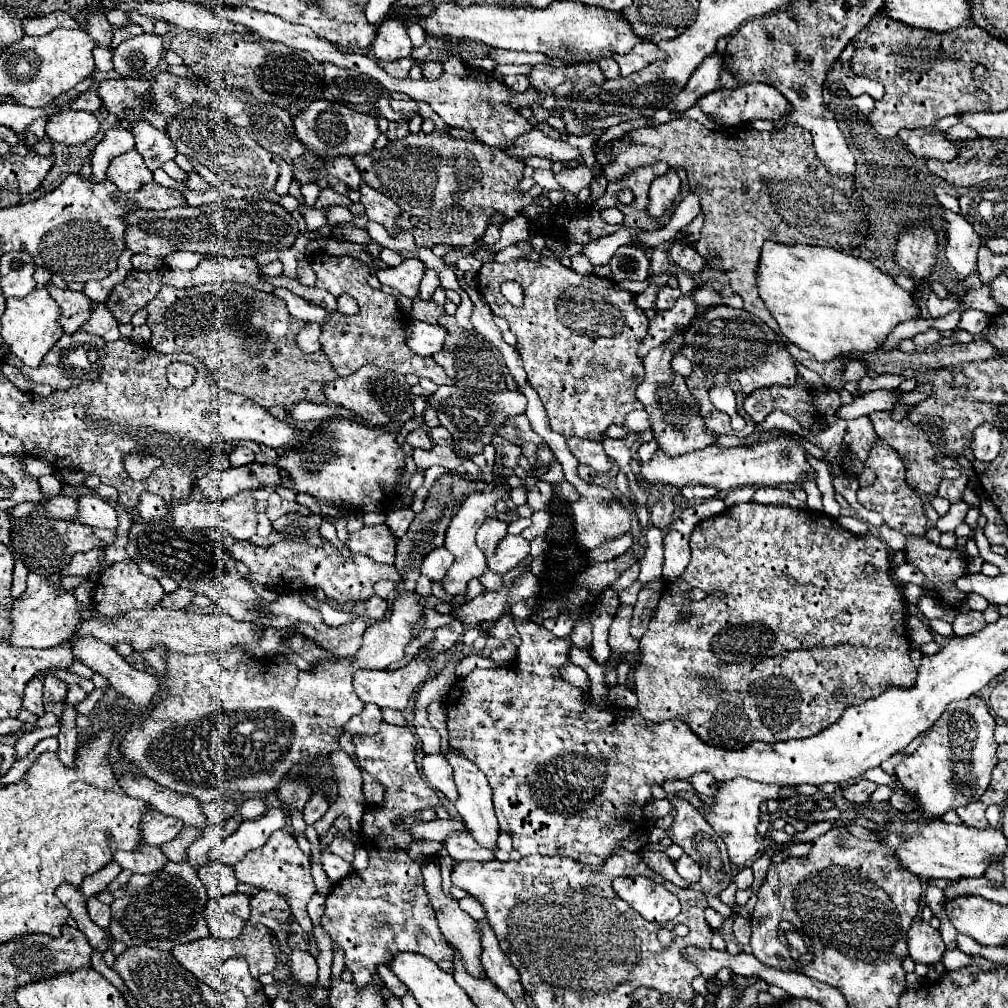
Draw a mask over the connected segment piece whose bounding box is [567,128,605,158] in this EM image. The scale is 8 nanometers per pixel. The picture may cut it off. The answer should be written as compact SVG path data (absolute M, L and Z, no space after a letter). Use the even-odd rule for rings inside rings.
M595 130L593 134L585 134L585 136L575 136L575 134L567 134L567 142L575 148L579 148L579 152L583 154L583 158L591 158L593 154L593 142L597 142L597 138L603 134L605 130Z

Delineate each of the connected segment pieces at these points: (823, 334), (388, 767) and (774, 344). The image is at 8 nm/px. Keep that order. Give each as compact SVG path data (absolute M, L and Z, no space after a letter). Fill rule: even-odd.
M767 240L759 260L759 294L787 340L813 354L819 362L841 360L845 364L855 360L853 352L875 352L885 344L897 324L921 316L913 294L897 286L889 274L883 274L863 258L819 246L779 246Z
M381 722L379 734L355 734L353 746L357 764L385 786L385 796L381 806L367 806L359 830L359 844L369 852L369 866L361 872L351 872L331 888L321 924L329 932L331 940L345 950L345 964L353 972L353 982L359 988L375 984L387 998L391 998L377 976L377 964L387 964L399 952L417 952L431 958L433 962L453 960L453 948L439 934L435 908L431 906L431 900L423 886L421 870L429 856L411 860L407 854L391 850L391 846L411 846L415 838L411 836L409 828L421 822L417 818L419 812L423 812L425 808L441 806L441 800L417 770L417 764L413 760L417 752L417 740L413 732L409 732L409 728ZM399 818L405 826L395 828L393 822Z
M715 306L699 314L689 330L683 334L685 346L679 350L679 354L687 356L693 362L693 374L685 378L685 384L693 398L699 402L699 414L705 422L705 426L715 434L735 434L737 436L750 435L755 431L755 422L749 422L745 418L743 400L747 394L759 388L767 386L795 386L797 382L797 364L795 358L787 352L785 342L777 332L773 332L765 322L755 318L755 314L749 314L747 310L737 310L731 306ZM713 386L729 386L737 396L737 414L745 418L747 428L743 432L737 432L731 428L731 418L723 412L719 412L709 402L709 390Z

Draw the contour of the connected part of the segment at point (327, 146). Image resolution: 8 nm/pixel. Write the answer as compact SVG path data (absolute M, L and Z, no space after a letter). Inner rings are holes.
M315 100L305 110L301 110L297 116L293 116L295 132L299 142L305 146L305 154L311 154L317 160L331 162L337 156L357 156L357 154L369 154L375 140L379 138L377 120L371 114L353 112L347 106L341 106L337 102L329 100Z

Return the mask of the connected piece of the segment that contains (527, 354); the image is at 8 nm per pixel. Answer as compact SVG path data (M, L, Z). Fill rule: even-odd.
M513 258L505 264L489 262L483 264L477 274L477 290L487 300L489 308L495 316L501 316L509 322L511 332L517 336L517 352L521 354L527 380L537 390L551 428L563 436L579 436L587 440L601 442L611 424L623 424L625 416L631 410L643 408L637 400L635 390L643 382L645 370L643 362L637 356L637 348L647 336L649 320L641 308L635 304L635 296L627 290L621 290L619 284L595 276L595 274L577 274L571 268L559 264L559 260L539 258L539 260L523 260ZM505 280L515 280L525 290L525 304L515 308L511 306L499 286Z

